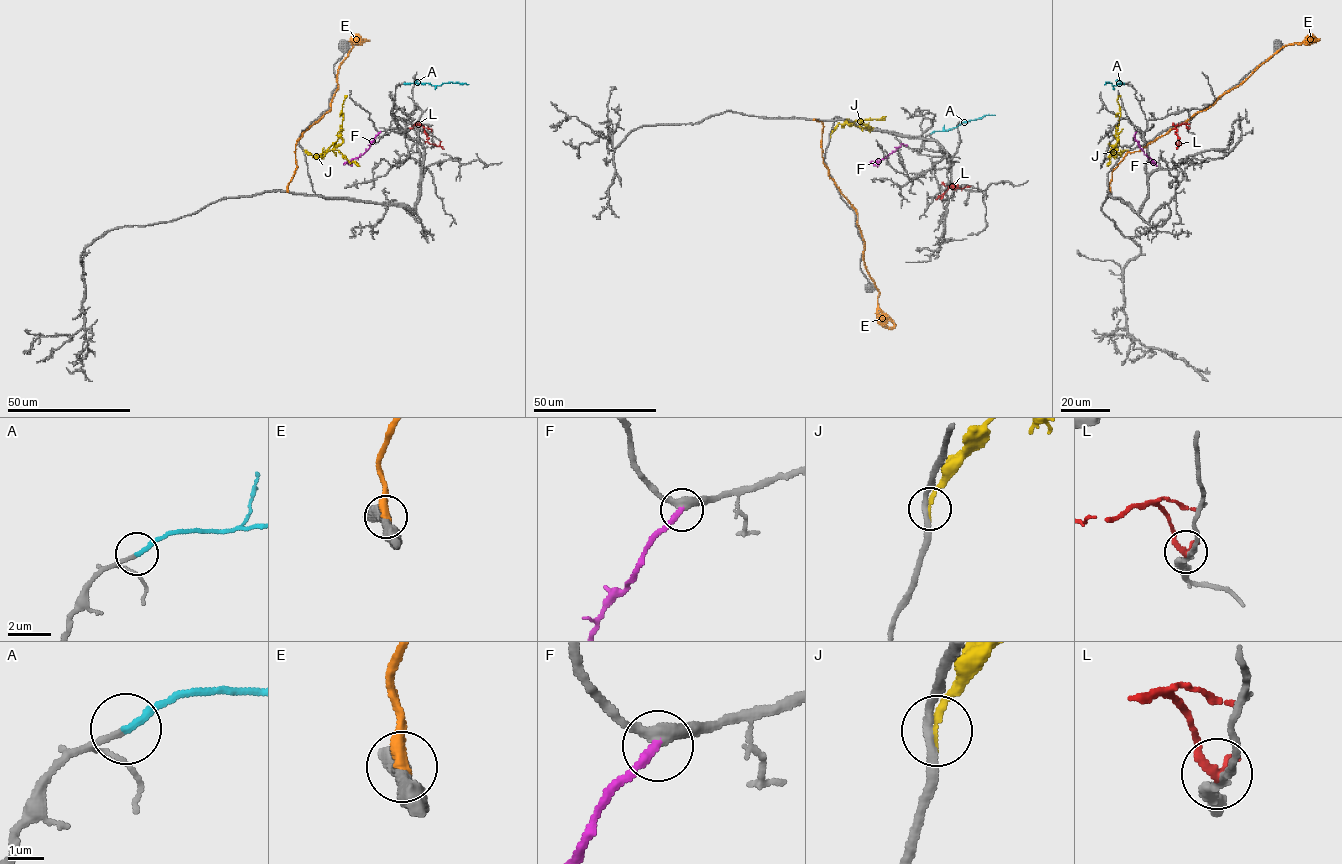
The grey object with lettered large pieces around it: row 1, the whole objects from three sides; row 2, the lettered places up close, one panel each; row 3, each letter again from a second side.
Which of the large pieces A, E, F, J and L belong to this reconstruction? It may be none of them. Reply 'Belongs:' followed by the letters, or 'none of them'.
Belongs: A, F

